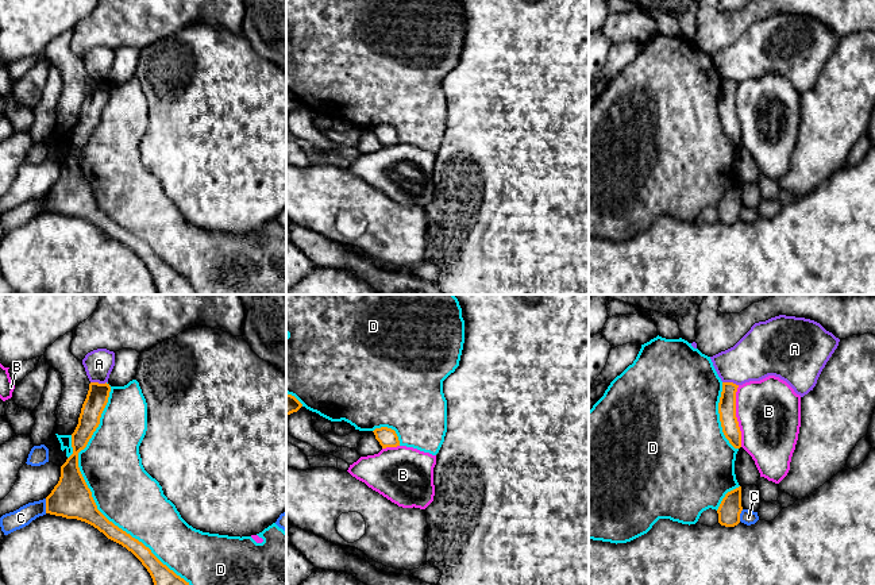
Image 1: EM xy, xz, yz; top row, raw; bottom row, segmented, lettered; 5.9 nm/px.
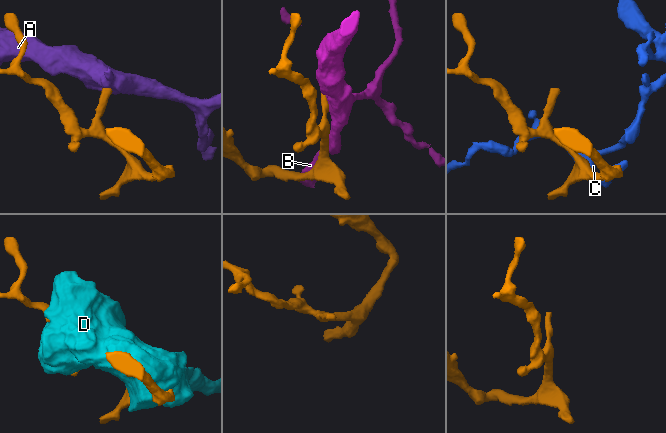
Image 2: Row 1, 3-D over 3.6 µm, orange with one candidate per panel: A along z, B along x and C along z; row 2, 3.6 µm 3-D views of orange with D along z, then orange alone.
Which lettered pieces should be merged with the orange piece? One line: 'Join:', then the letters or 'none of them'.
Join: none of them

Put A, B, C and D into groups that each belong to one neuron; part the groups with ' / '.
A / B / C / D

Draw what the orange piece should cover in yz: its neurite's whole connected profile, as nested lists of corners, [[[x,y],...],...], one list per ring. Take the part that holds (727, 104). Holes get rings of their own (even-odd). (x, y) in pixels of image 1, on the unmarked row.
[[[722,80],[722,89],[718,100],[722,130],[735,146],[741,145],[741,128],[736,115],[736,89],[739,82]]]

